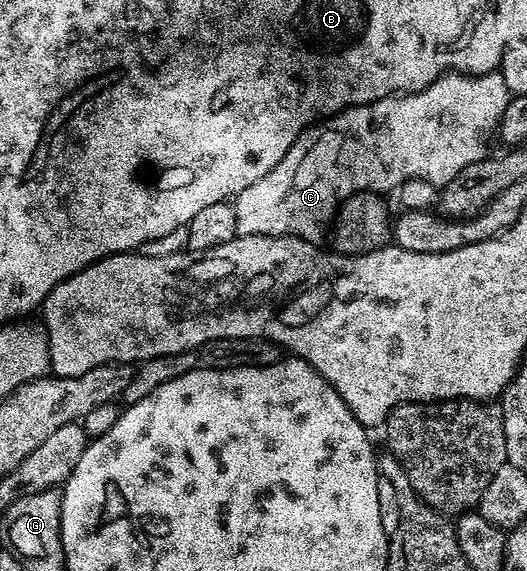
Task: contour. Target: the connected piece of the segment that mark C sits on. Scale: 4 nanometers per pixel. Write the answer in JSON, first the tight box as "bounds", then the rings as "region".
{"bounds":[234,71,510,243],"region":[[[449,71],[443,77],[439,77],[434,83],[430,83],[422,91],[417,93],[405,93],[403,95],[393,95],[384,97],[380,101],[371,101],[368,105],[352,105],[349,109],[343,109],[341,113],[337,113],[307,129],[297,141],[290,147],[290,151],[286,151],[286,155],[278,163],[278,167],[274,167],[266,175],[262,175],[262,179],[257,179],[255,183],[250,183],[250,187],[246,187],[246,191],[239,193],[234,199],[234,206],[237,215],[237,237],[301,237],[303,241],[313,243],[323,242],[326,234],[329,232],[330,226],[335,218],[336,210],[339,209],[341,202],[348,197],[353,197],[356,193],[363,193],[368,190],[385,191],[384,189],[399,190],[400,185],[408,180],[413,171],[418,171],[418,175],[422,179],[426,179],[430,183],[443,187],[446,183],[450,183],[458,174],[466,167],[470,167],[470,163],[478,163],[483,157],[489,156],[488,149],[488,132],[495,130],[500,122],[504,119],[504,112],[508,109],[510,94],[506,85],[506,79],[503,72],[494,73],[478,73],[469,75],[466,73],[458,73]]]}

